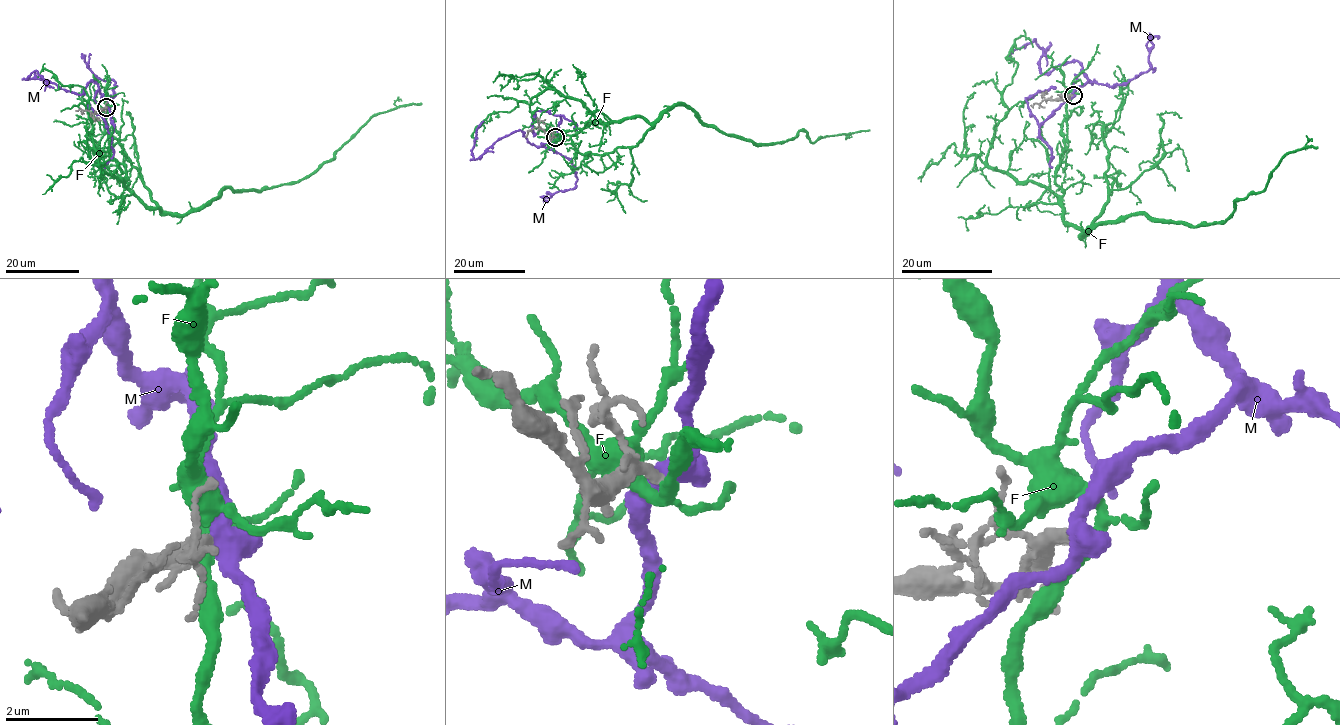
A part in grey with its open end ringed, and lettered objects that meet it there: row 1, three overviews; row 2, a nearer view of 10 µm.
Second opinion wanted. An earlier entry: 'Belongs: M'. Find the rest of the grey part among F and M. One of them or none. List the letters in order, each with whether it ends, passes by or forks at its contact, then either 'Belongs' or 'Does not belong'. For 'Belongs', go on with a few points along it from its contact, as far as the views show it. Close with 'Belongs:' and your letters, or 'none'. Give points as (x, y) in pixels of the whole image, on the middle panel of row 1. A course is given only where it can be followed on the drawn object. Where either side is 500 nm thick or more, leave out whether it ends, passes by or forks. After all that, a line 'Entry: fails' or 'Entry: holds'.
F: It forks there. Does not belong
M: It passes by. Does not belong
Belongs: none
Entry: fails

